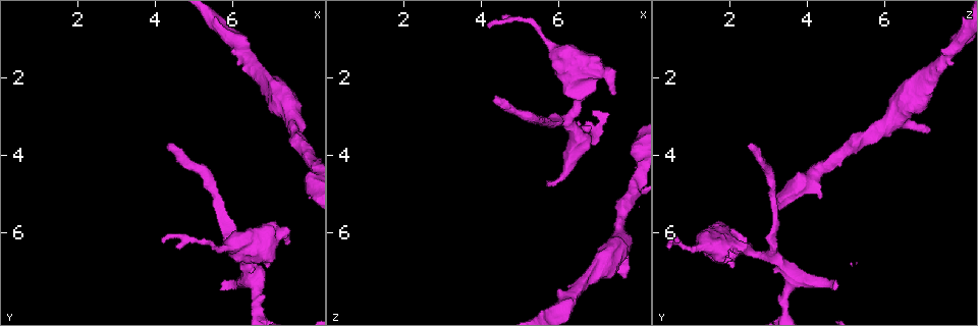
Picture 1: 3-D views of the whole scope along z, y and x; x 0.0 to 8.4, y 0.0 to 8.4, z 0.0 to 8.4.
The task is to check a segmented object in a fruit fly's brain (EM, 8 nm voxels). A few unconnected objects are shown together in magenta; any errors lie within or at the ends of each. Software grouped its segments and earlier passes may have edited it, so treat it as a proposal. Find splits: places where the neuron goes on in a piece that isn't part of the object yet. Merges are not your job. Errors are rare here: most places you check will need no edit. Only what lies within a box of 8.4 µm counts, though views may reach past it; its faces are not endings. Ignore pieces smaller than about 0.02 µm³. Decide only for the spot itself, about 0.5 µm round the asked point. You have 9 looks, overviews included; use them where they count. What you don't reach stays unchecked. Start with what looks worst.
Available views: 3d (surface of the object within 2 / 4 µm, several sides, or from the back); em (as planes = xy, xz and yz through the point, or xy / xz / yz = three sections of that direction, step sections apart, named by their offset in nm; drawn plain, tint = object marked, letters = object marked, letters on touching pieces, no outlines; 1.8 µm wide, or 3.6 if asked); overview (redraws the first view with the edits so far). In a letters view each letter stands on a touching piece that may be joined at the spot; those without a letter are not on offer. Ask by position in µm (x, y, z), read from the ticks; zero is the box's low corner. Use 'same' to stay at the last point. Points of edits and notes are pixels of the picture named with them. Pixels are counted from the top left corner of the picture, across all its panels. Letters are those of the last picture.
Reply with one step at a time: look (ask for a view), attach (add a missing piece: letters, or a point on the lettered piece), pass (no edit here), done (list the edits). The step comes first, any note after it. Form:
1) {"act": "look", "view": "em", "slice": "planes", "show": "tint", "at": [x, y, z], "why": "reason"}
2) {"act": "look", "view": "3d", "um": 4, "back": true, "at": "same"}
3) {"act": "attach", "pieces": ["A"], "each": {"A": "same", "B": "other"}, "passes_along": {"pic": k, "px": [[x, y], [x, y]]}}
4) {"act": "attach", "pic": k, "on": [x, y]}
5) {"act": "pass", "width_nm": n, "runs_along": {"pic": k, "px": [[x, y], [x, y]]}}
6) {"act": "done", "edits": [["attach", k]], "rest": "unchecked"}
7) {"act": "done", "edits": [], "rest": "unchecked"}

{"act": "look", "view": "3d", "um": 2, "at": [5.65, 7.50, 4.70], "why": "an open end"}

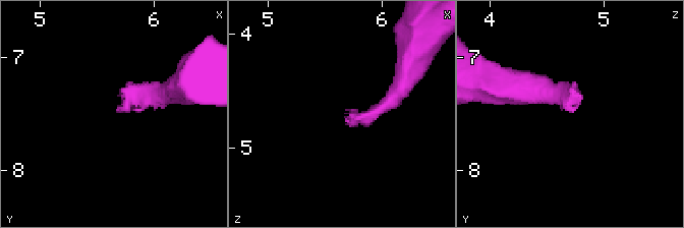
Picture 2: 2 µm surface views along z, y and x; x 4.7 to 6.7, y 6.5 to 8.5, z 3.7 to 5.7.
{"act": "look", "view": "em", "slice": "planes", "show": "letters", "at": [5.68, 7.48, 4.68], "why": "need the tissue"}

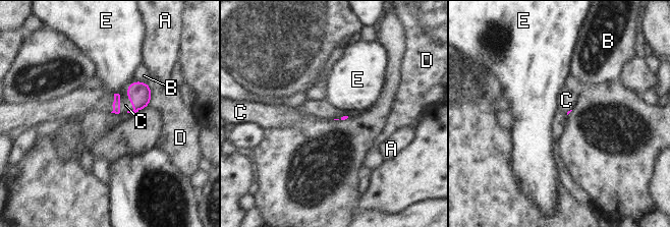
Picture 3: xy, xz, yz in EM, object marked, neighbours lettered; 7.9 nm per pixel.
{"act": "attach", "pieces": ["C"], "each": {"A": "other", "B": "other", "C": "same", "D": "other", "E": "other"}, "passes_along": {"pic": 3, "px": [[140, 94], [131, 102], [125, 105]]}, "found": "it goes on there"}

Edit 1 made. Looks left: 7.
{"act": "look", "view": "overview"}

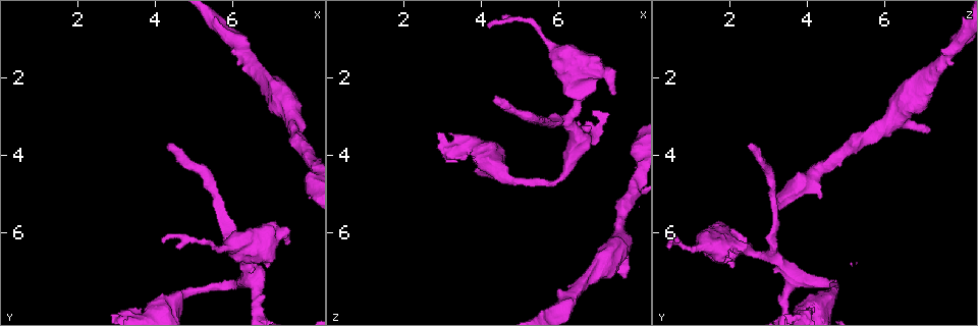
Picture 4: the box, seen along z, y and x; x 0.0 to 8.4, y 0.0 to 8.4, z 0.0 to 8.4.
{"act": "look", "view": "em", "slice": "planes", "show": "tint", "at": [7.65, 3.40, 7.15], "why": "branch stops here"}

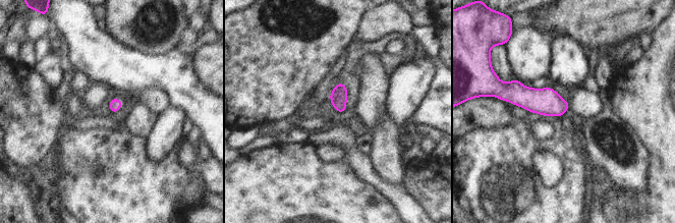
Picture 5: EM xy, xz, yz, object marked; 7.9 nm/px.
{"act": "look", "view": "em", "slice": "planes", "show": "letters", "at": "same"}

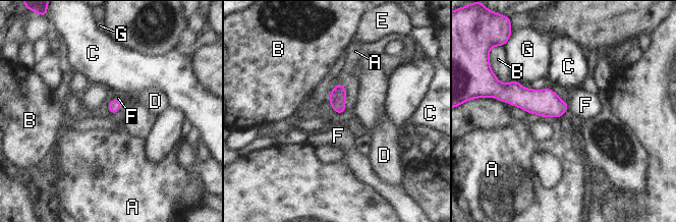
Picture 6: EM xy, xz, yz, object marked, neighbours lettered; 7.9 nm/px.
{"act": "attach", "pieces": ["F"], "each": {"A": "other", "B": "other", "C": "other", "D": "other", "E": "other", "F": "same", "G": "other"}, "passes_along": {"pic": 6, "px": [[545, 102], [567, 106], [585, 105]]}, "found": "it goes on there"}

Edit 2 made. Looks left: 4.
{"act": "look", "view": "overview"}

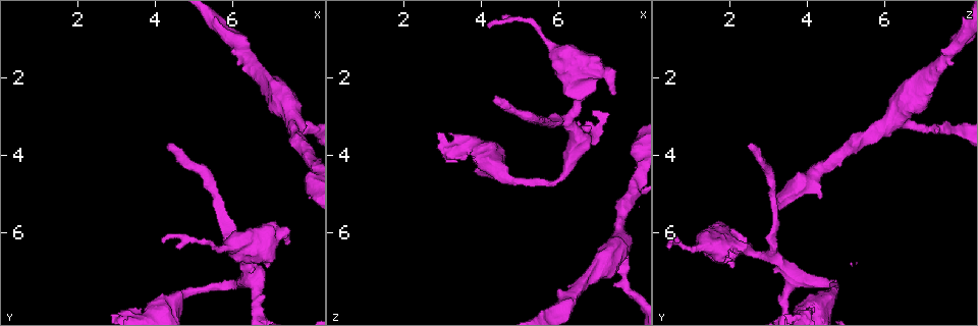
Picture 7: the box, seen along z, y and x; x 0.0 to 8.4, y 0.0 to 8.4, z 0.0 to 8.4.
{"act": "look", "view": "3d", "um": 4, "at": [4.35, 3.80, 2.50], "why": "end of a long branch"}

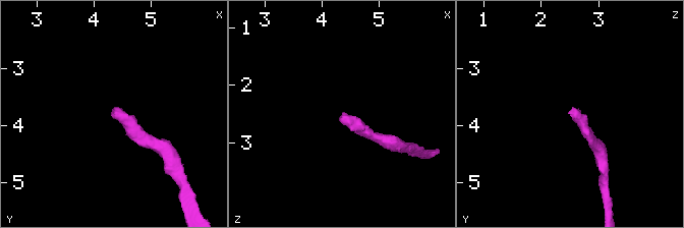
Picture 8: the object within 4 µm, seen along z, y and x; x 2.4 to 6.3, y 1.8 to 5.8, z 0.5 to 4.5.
{"act": "look", "view": "em", "slice": "planes", "show": "letters", "at": [4.35, 3.75, 2.50], "why": "need the tissue"}

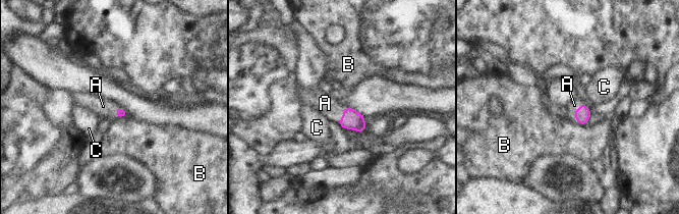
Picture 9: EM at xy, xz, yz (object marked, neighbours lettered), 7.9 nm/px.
{"act": "attach", "pieces": ["A"], "each": {"A": "same", "B": "other", "C": "other"}, "passes_along": {"pic": 9, "px": [[582, 115], [573, 110], [574, 105]]}, "found": "the neuron continues"}

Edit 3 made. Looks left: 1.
{"act": "look", "view": "em", "slice": "planes", "show": "letters", "at": [4.25, 6.30, 0.65], "why": "an open end"}

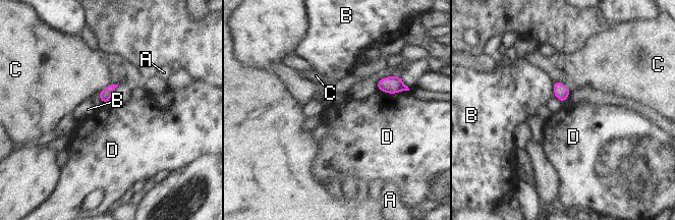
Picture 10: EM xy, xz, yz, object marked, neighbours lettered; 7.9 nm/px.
{"act": "pass", "width_nm": 90, "each": {"A": "other", "B": "other", "C": "other", "D": "other"}, "border": {"pic": 10, "px": [[379, 90], [385, 93], [405, 91]]}, "found": "no lettered piece goes on from it"}

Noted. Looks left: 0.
{"act": "done", "edits": [["attach", 3], ["attach", 6], ["attach", 9]], "rest": "unchecked"}

